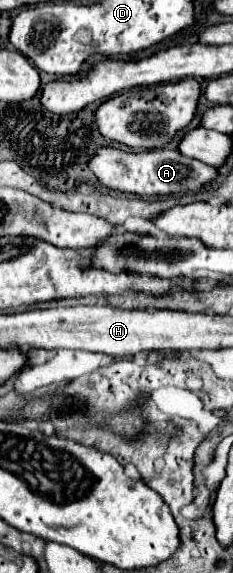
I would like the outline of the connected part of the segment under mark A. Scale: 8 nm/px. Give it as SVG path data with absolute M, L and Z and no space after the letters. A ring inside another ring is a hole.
M97 148L93 158L87 162L89 170L97 176L101 186L113 188L119 192L131 192L139 196L153 194L183 194L183 192L199 192L207 182L211 182L217 174L213 166L207 166L199 160L185 158L177 150L155 148L143 152L125 152L119 148Z

